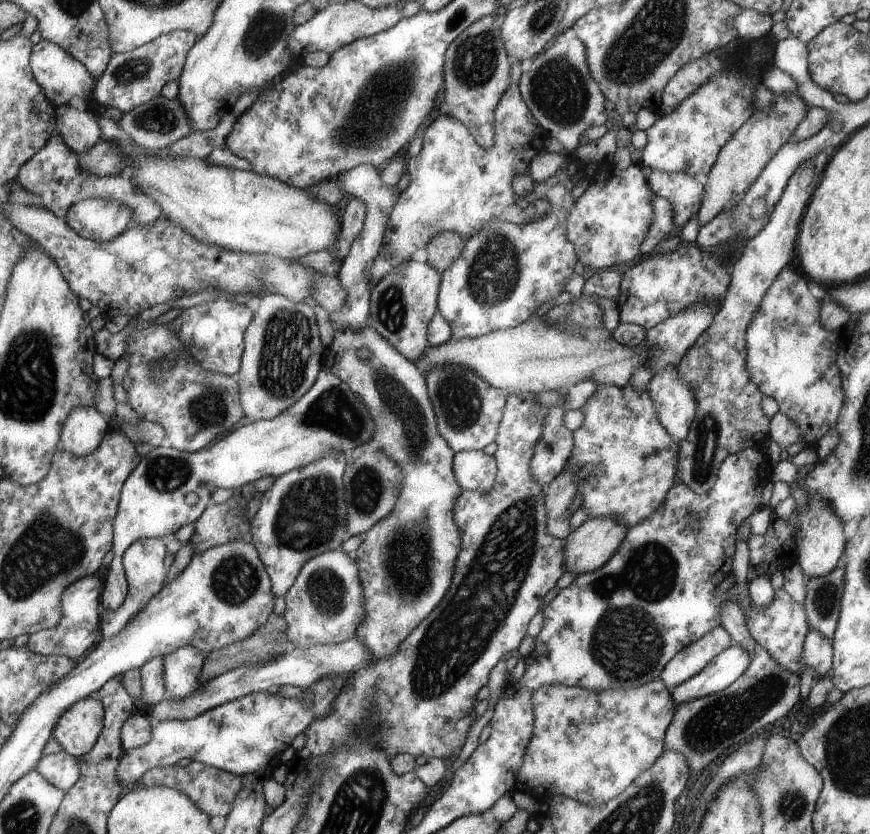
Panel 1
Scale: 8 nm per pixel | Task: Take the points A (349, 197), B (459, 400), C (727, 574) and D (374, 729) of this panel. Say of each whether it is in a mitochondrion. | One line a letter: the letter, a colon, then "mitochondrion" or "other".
A: other
B: mitochondrion
C: other
D: other

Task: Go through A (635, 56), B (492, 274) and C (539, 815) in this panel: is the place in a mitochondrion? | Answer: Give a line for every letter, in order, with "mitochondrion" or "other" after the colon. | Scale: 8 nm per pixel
A: mitochondrion
B: mitochondrion
C: other

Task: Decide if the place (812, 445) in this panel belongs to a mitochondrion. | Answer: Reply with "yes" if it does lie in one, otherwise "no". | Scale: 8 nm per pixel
no

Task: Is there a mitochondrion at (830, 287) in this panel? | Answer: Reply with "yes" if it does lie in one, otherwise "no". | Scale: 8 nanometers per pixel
no

